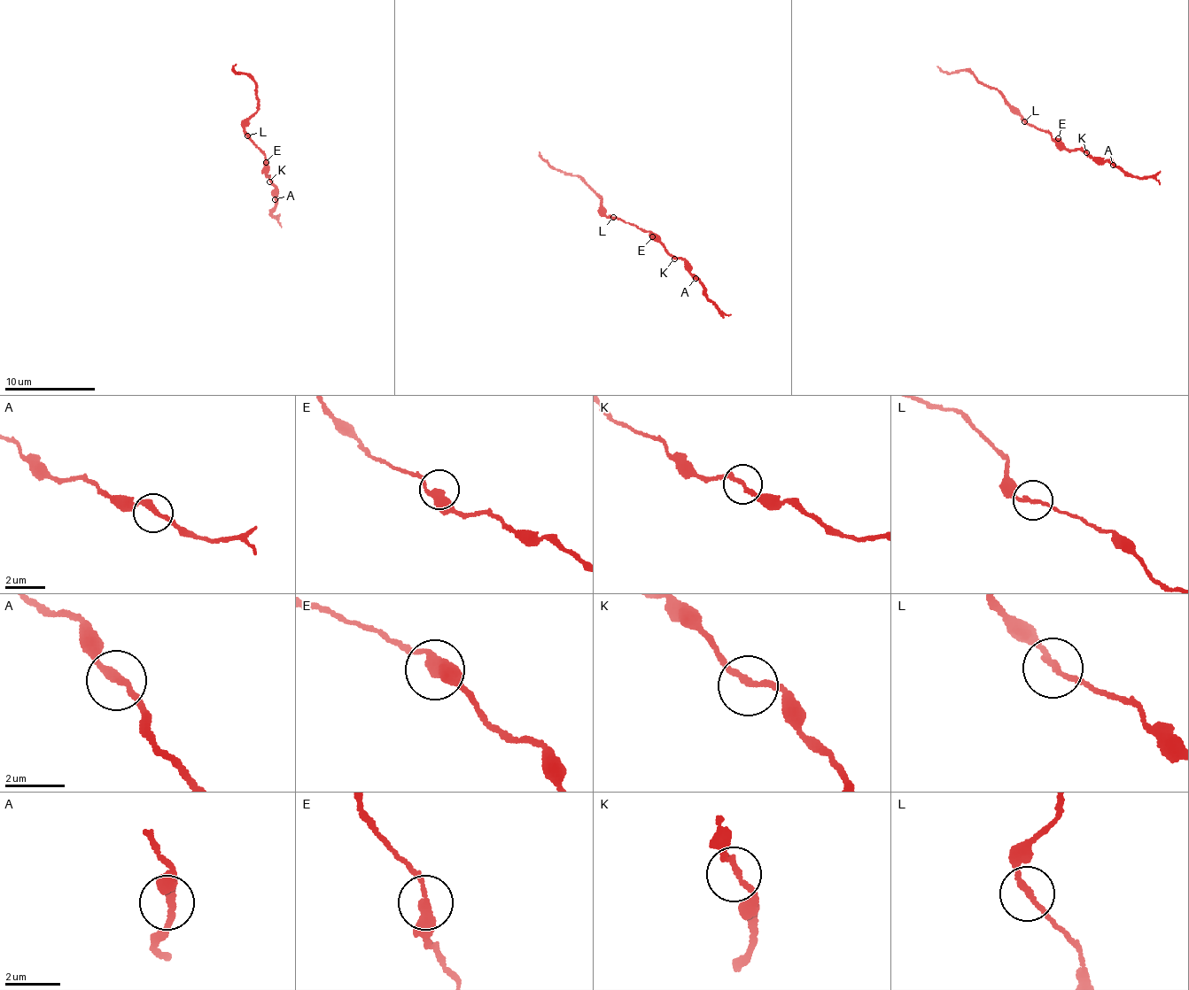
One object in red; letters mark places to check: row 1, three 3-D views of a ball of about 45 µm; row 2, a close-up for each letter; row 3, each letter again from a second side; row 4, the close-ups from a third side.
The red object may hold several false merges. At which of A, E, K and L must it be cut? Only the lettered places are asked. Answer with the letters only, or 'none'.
L

